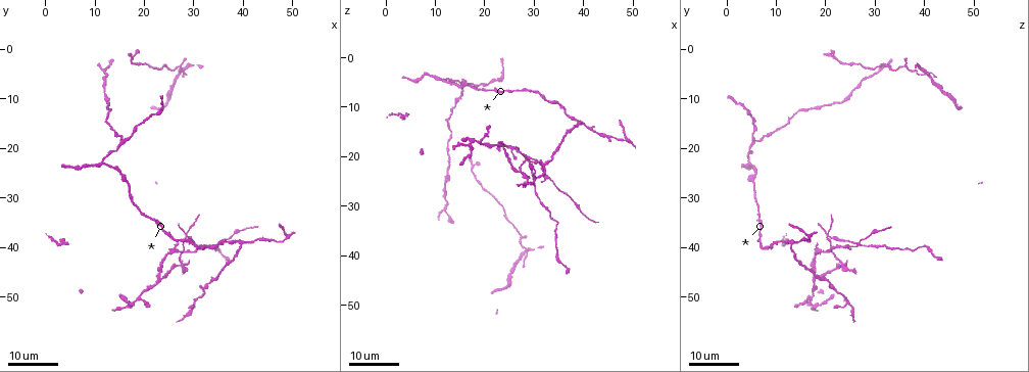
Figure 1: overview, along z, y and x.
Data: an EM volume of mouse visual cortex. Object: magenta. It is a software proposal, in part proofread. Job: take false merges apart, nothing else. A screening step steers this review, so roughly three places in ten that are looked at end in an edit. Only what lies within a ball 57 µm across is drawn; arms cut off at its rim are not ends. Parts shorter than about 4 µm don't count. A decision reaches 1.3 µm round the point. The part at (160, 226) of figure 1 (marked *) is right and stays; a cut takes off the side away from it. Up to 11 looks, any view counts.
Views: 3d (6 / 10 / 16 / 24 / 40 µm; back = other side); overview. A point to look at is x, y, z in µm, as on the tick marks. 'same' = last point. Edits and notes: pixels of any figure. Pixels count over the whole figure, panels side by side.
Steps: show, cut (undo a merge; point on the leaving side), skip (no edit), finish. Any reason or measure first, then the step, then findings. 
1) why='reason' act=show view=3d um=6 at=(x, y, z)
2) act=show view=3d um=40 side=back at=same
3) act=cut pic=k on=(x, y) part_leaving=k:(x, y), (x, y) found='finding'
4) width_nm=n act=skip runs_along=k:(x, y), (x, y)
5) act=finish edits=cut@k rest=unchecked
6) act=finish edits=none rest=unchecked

why='three-way junction' act=show view=3d um=16 at=(11.5, 23.0, 4.0)

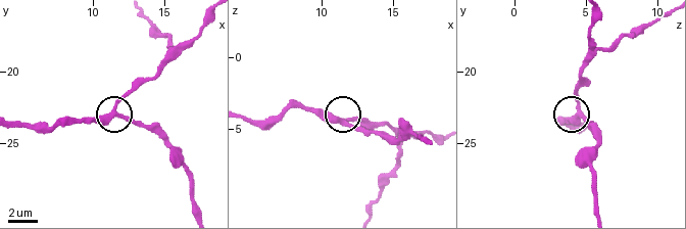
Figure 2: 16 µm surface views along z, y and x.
act=show view=3d um=10 at=(11.6, 22.6, 4.4)

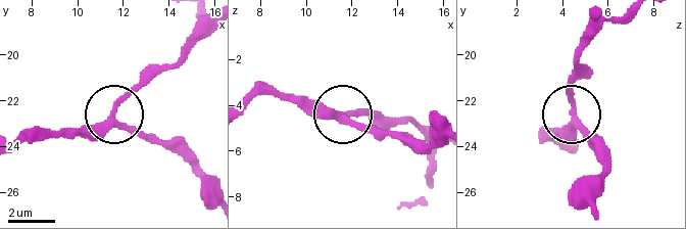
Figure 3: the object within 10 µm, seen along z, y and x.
side_arm_um=9 act=skip found='all the same neuron'

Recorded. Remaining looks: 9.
why='a fork' act=show view=3d um=24 at=(31.5, 48.5, 22.0)

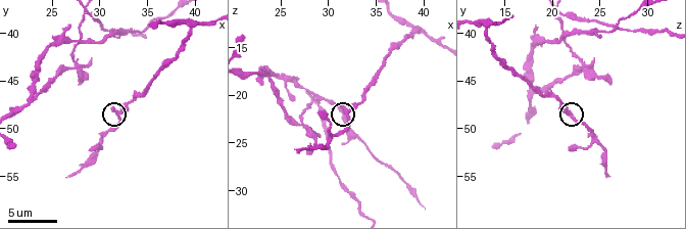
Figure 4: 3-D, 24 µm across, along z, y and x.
why='closer look' act=show view=3d um=6 at=(31.8, 48.2, 21.6)

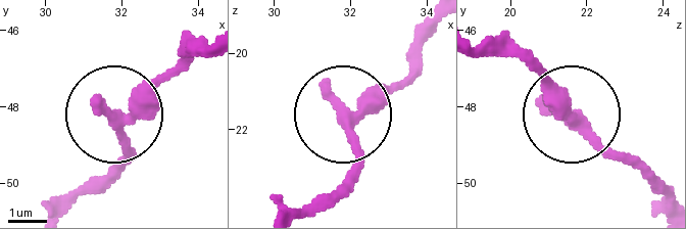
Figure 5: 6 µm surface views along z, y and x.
act=skip runs_along=5:(438, 17), (408, 76), (344, 119), (350, 190) found='one neuron here'

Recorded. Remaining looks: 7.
why='sudden change in width' act=show view=3d um=16 at=(12.0, 7.5, 26.0)

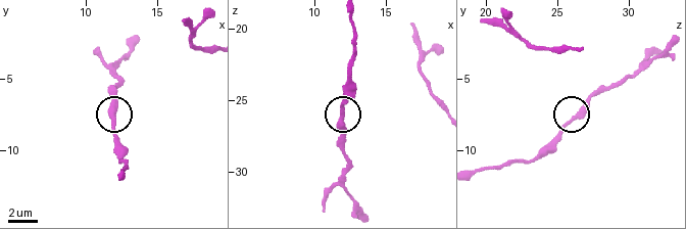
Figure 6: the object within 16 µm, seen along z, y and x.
act=show view=3d um=6 at=(12.0, 7.6, 26.2)

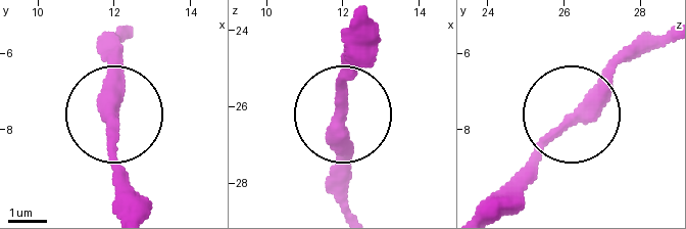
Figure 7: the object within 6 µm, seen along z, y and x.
act=skip runs_along=7:(363, 17), (344, 86), (344, 181) found='continuous, no second neuron'

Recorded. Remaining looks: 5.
act=show view=3d um=24 at=(23.0, 46.5, 18.0)

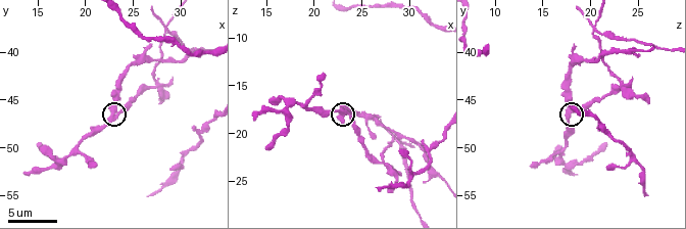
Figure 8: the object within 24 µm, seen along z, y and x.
act=show view=3d um=6 at=same

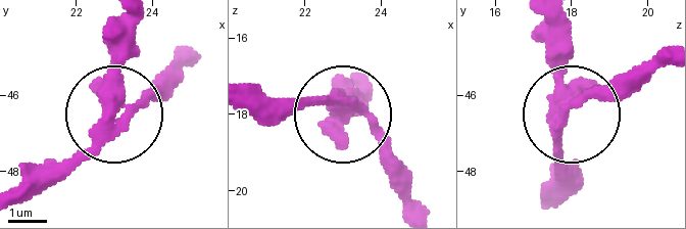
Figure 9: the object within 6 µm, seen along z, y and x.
arms=4 act=skip found='all the same neuron'

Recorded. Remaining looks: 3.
act=show view=3d um=16 at=(27.2, 43.4, 23.0)

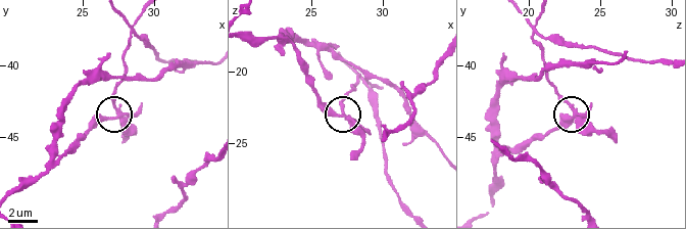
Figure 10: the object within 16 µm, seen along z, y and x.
act=show view=3d um=6 at=(27.2, 43.6, 23.0)

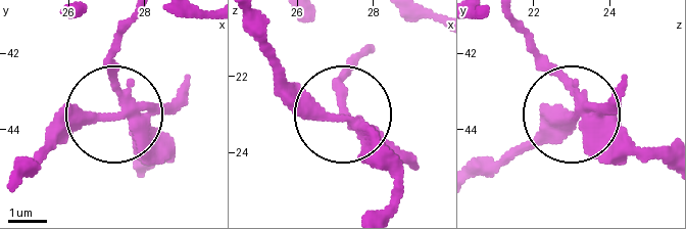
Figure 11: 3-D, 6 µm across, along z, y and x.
side_arm_um=36 act=cut pic=11 on=(153, 163) part_leaving=11:(131, 107), (111, 62), (131, 23) found='two neurons meet here'

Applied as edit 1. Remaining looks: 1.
act=finish edits=cut@11 rest=unchecked

